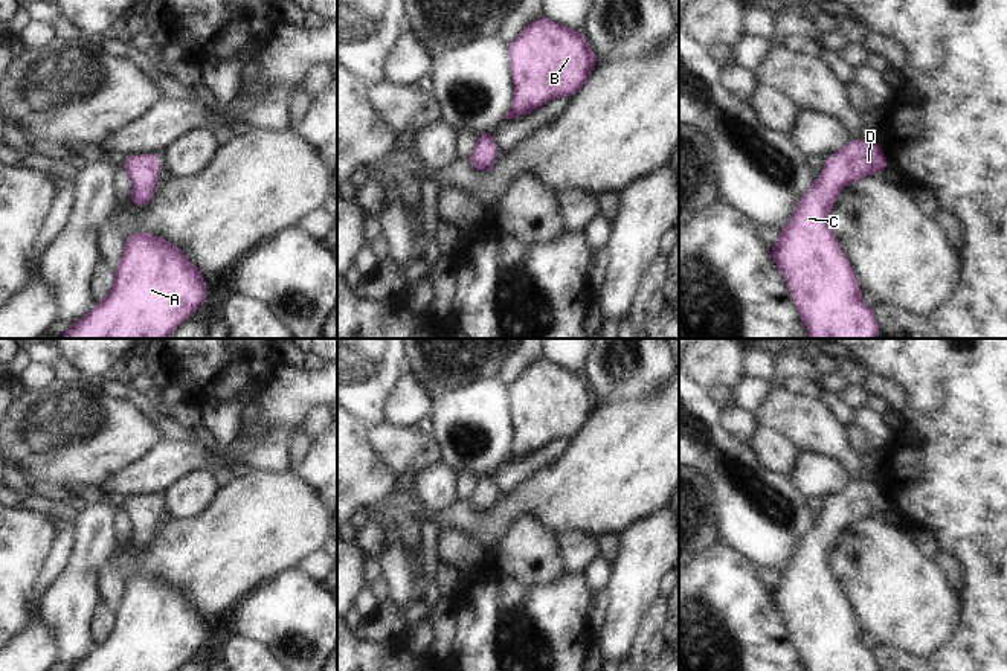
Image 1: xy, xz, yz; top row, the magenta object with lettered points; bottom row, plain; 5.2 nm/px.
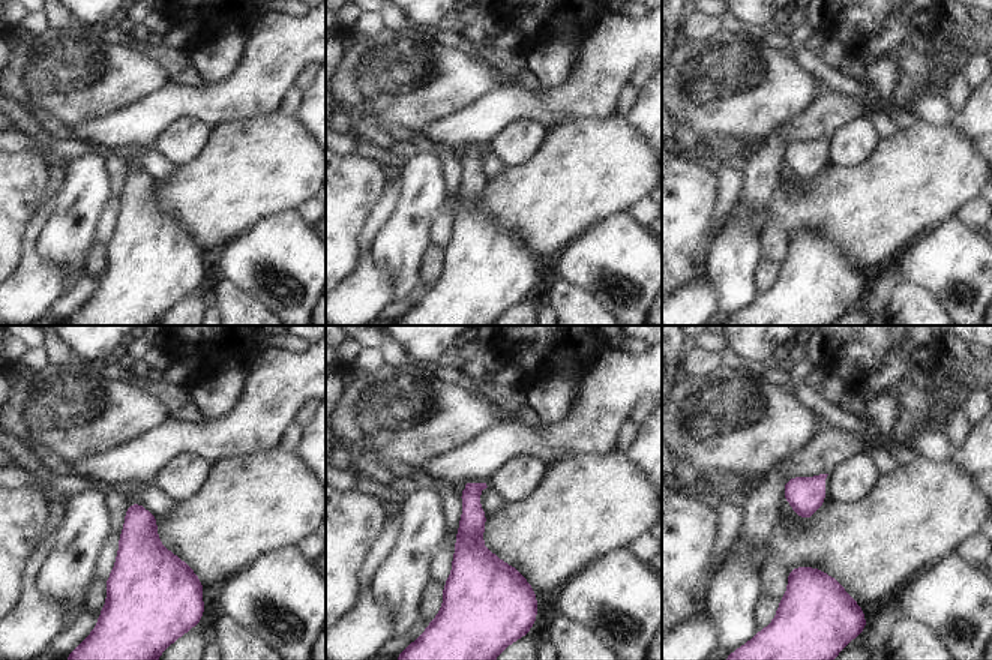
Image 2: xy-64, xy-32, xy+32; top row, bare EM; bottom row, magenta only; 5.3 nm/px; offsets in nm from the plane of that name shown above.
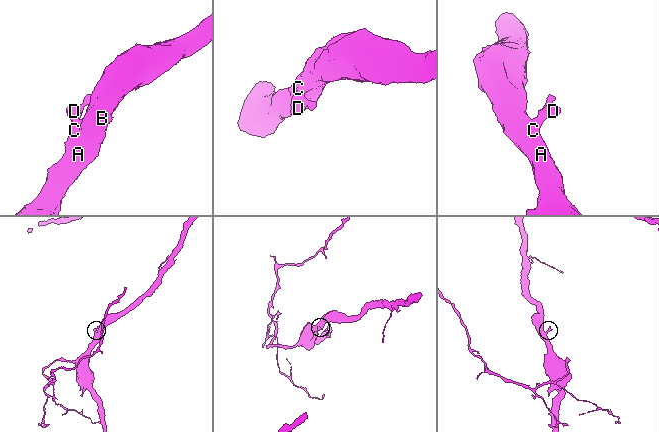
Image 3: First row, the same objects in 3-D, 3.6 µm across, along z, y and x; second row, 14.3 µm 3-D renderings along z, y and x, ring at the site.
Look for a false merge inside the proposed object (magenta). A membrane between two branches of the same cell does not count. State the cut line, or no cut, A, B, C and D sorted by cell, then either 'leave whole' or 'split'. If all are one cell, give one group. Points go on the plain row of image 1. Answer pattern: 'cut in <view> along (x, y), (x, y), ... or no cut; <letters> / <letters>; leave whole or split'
no cut; A B C D; leave whole

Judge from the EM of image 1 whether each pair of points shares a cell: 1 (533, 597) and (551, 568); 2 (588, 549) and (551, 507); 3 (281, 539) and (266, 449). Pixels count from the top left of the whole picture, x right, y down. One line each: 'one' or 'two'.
1: two
2: two
3: two

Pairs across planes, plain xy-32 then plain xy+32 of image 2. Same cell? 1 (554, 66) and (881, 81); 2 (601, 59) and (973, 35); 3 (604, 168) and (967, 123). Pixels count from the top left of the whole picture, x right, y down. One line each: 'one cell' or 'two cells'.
1: one cell
2: one cell
3: two cells

